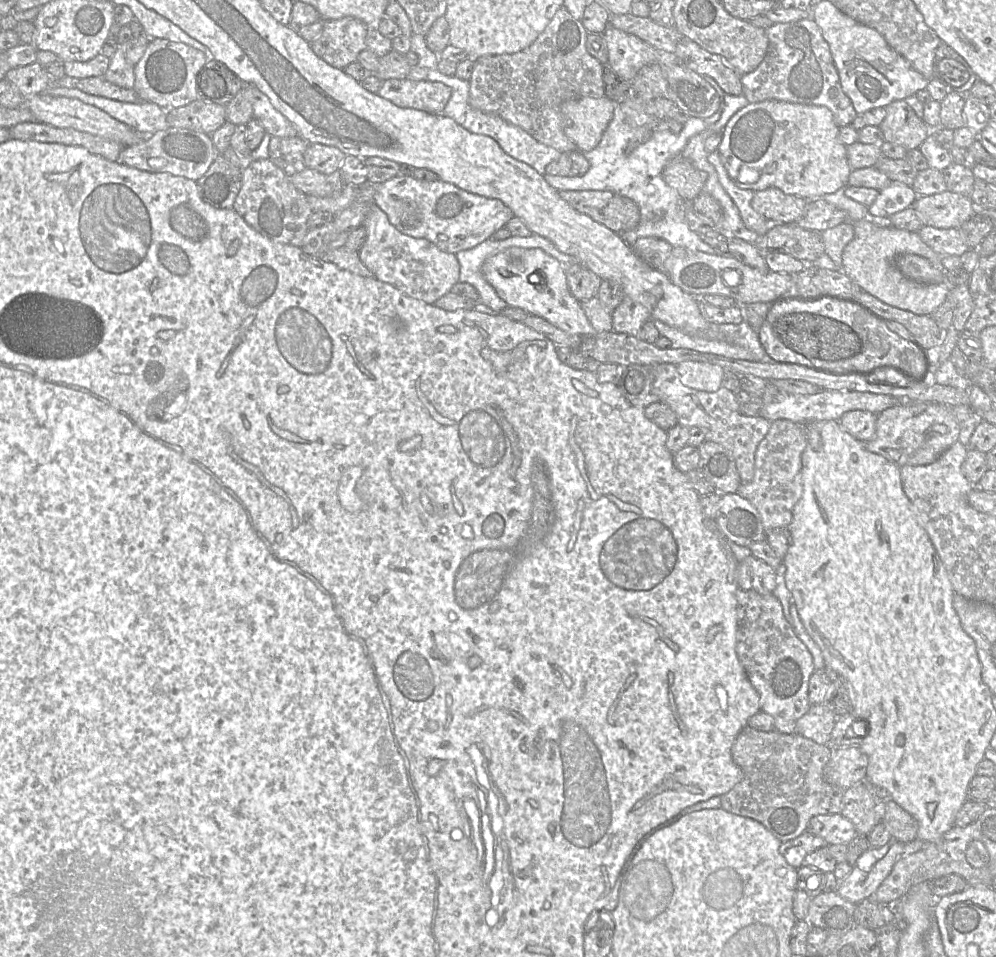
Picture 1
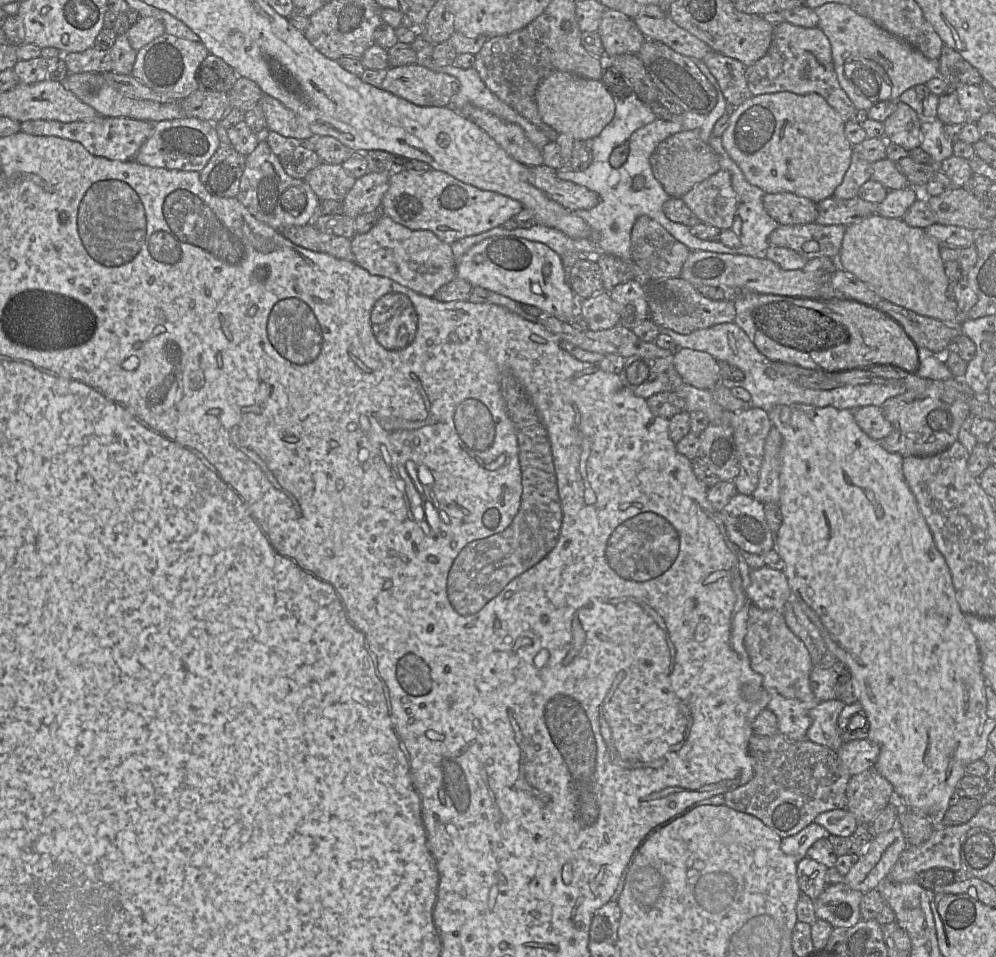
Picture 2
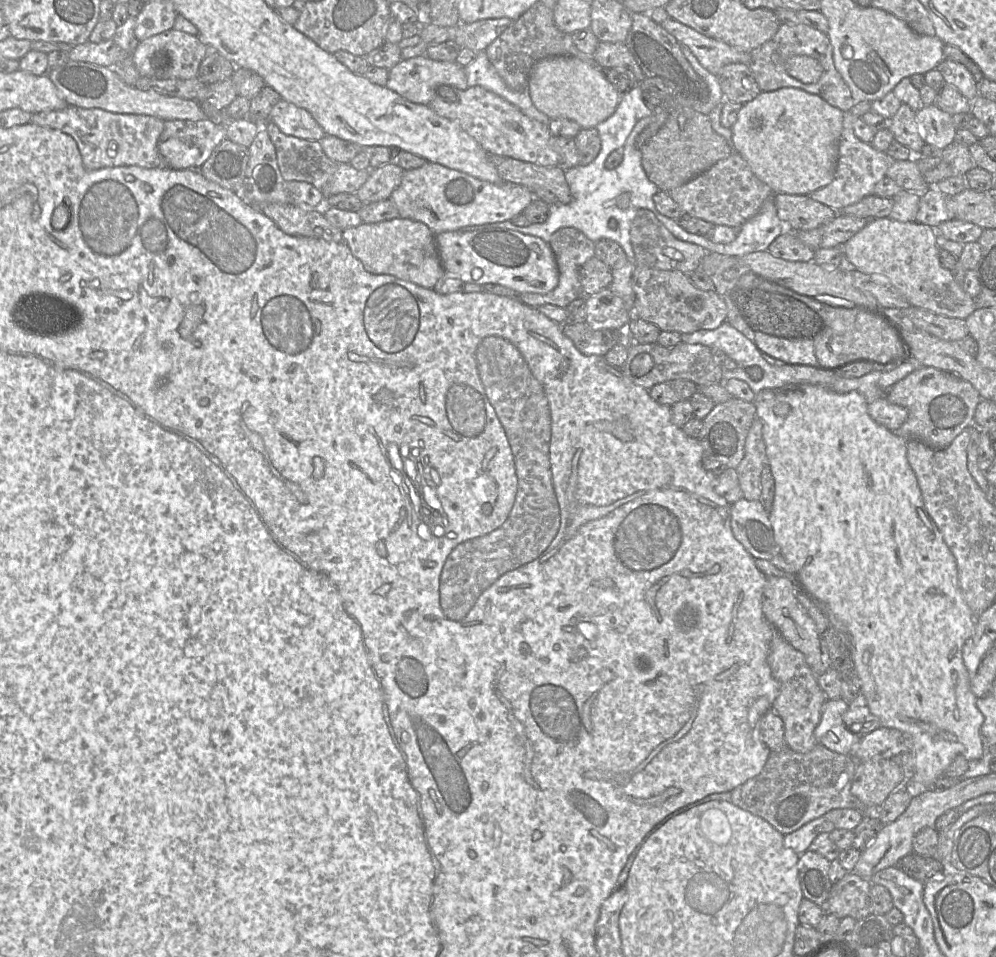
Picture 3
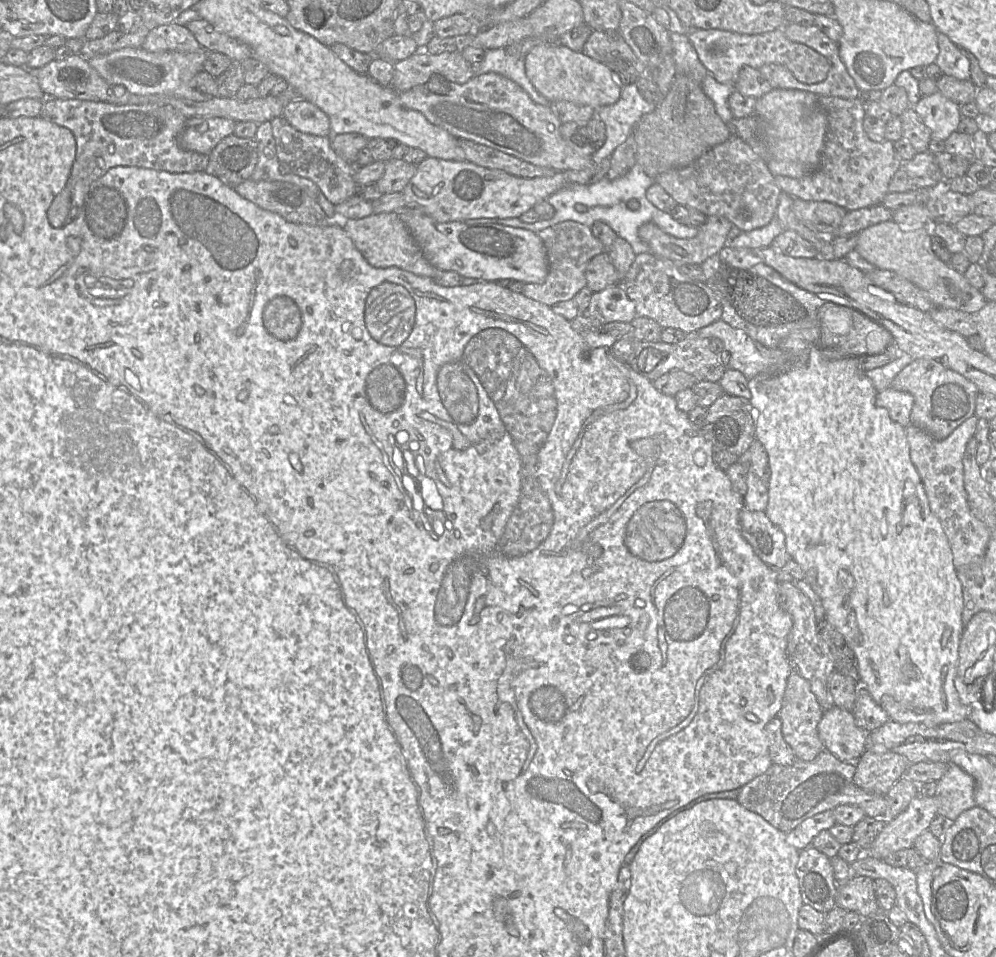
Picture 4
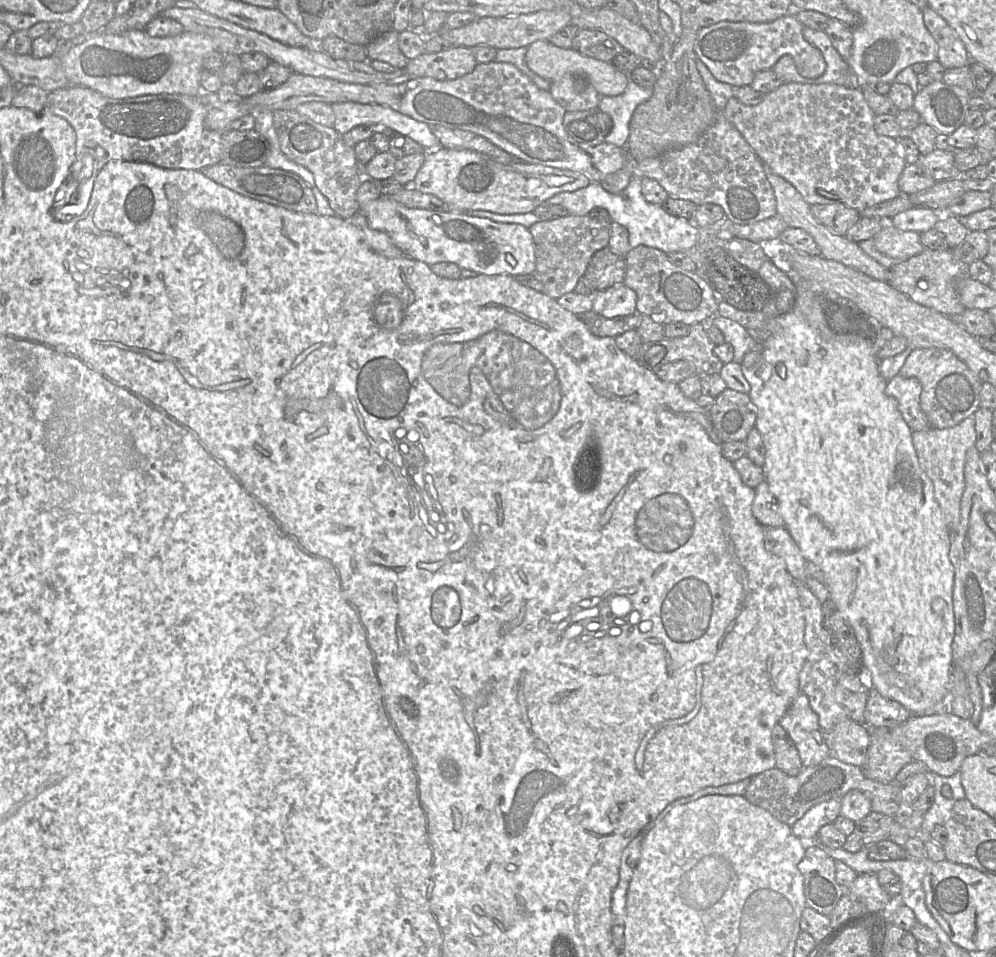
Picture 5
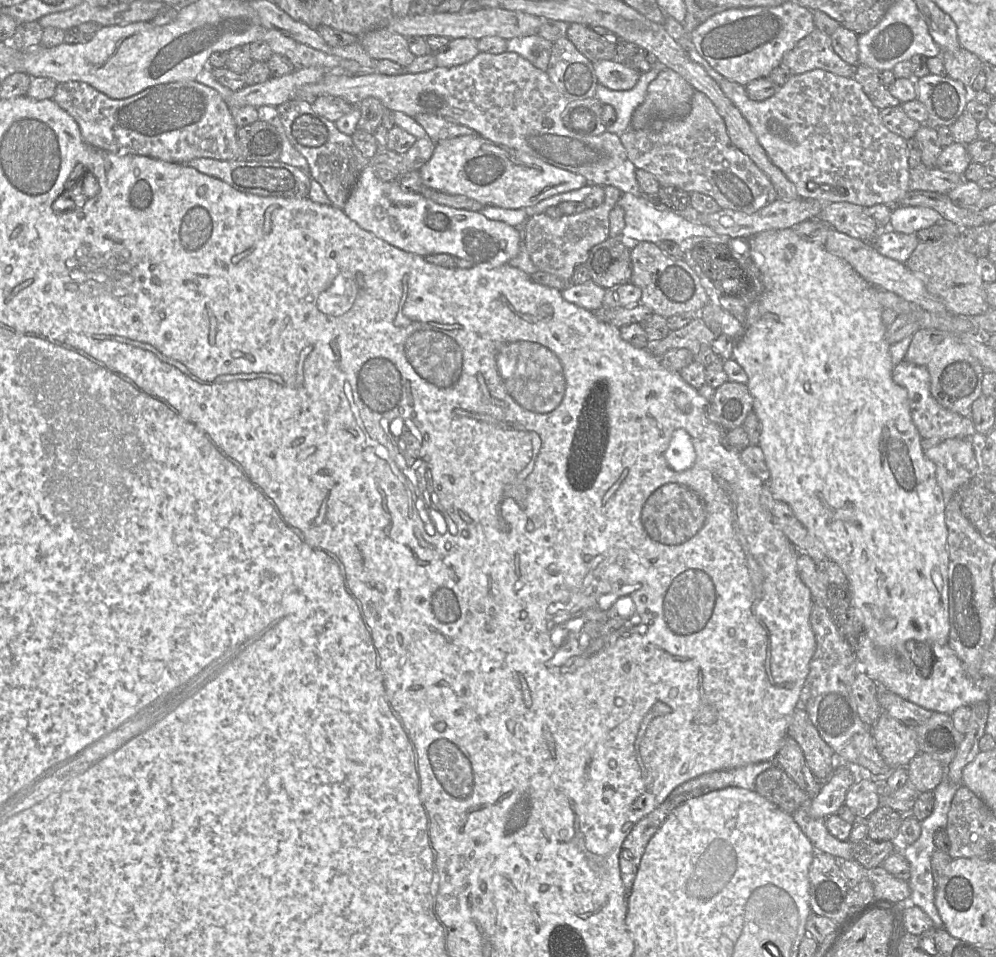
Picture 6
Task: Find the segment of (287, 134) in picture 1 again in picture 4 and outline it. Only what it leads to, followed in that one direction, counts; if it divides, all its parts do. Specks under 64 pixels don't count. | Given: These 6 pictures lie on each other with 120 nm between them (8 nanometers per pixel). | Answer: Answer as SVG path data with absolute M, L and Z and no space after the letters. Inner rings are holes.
M297 98L290 101L281 116L300 132L323 137L332 135L329 116L305 99Z

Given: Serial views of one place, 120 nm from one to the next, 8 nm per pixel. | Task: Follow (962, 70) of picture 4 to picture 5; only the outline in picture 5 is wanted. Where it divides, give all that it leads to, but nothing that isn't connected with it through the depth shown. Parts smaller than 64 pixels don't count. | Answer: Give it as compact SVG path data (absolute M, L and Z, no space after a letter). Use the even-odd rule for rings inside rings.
M930 6L921 10L924 24L938 45L937 60L946 68L970 64L971 58L965 44L947 21Z

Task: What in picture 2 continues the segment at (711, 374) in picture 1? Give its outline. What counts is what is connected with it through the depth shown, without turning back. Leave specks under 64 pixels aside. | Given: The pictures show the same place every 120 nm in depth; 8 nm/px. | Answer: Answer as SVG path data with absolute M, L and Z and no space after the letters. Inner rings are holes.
M677 349L673 363L683 382L695 388L712 390L720 380L718 361L706 352Z

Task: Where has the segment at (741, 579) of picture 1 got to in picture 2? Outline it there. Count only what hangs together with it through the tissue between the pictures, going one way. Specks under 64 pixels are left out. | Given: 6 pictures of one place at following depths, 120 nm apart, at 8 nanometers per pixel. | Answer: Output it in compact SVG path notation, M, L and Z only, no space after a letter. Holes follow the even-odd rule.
M763 566L751 569L747 596L753 605L764 610L777 610L784 615L792 590L783 571Z

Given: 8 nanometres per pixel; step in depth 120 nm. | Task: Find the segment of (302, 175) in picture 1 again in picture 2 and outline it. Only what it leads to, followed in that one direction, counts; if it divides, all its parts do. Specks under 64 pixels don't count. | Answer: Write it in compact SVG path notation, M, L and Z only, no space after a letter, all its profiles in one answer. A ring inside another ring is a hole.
M321 163L306 175L304 181L321 201L343 201L356 179L348 174L341 164Z

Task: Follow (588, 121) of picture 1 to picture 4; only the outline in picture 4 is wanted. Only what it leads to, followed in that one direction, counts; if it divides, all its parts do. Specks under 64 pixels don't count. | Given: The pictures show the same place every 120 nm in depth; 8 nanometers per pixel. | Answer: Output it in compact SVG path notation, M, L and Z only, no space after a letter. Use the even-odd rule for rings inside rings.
M557 41L544 42L534 46L525 56L525 70L535 89L549 101L568 101L598 109L616 103L622 94L622 85L605 64L582 52L574 52Z

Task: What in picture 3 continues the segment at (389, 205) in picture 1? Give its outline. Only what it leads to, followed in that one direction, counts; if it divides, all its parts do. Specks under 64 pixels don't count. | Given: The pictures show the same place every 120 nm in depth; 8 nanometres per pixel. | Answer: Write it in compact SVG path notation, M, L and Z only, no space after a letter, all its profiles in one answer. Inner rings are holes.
M427 161L419 168L405 170L400 185L389 199L396 206L400 217L422 222L437 235L457 231L465 226L510 221L523 213L535 196L523 185L508 182L494 184Z

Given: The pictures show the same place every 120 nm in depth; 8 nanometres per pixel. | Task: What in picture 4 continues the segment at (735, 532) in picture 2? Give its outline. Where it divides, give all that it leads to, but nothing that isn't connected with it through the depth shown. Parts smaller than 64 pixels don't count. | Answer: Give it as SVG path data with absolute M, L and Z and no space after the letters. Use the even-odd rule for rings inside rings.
M744 507L739 515L742 536L759 558L773 569L782 569L792 559L786 549L785 535L766 515L765 511L751 511Z

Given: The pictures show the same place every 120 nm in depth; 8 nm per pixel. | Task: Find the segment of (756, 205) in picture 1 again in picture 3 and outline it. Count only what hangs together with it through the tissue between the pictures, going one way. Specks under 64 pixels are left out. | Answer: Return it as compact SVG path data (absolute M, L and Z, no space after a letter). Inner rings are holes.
M775 194L779 219L792 231L811 230L838 215L838 211L810 198L809 195Z

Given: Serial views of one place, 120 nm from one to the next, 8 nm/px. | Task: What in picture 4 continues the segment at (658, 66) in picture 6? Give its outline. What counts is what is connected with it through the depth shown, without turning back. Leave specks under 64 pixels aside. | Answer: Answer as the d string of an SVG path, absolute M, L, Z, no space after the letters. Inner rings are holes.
M635 83L622 86L620 99L611 105L596 109L596 116L606 126L606 141L591 157L595 164L610 158L615 149L632 134L636 124L657 104L649 103L639 93Z

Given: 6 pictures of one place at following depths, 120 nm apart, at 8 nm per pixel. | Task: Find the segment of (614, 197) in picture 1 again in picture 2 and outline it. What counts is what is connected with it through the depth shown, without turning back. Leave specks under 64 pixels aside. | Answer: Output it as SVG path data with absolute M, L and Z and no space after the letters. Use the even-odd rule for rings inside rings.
M546 165L529 167L529 182L570 211L589 210L599 203L599 196L588 188L562 180Z

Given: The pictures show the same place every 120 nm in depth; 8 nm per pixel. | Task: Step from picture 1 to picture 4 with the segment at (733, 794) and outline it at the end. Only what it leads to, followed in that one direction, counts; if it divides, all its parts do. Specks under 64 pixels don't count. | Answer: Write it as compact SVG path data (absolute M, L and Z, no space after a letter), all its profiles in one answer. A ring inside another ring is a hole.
M823 750L812 761L796 760L792 765L772 764L769 769L739 788L736 800L762 816L776 829L788 833L805 819L840 805L861 808L866 816L888 819L886 795L869 793L854 784L857 762L845 763Z

